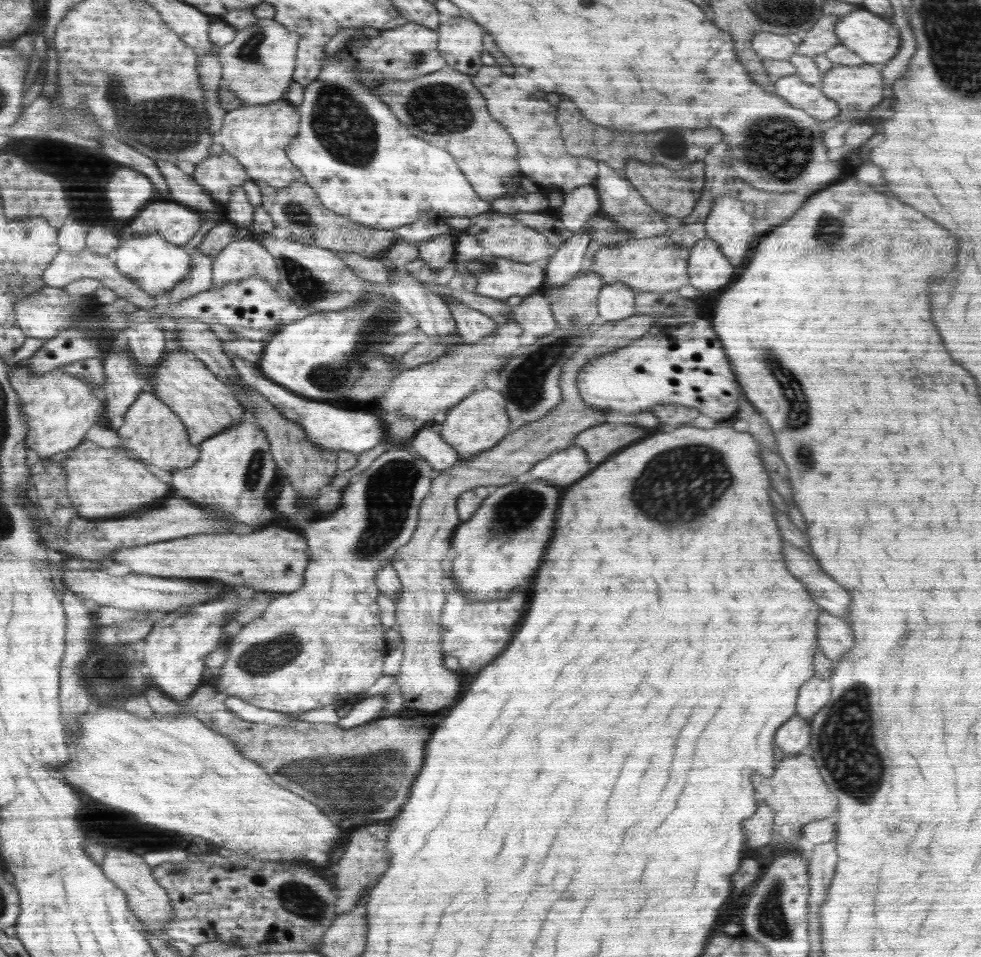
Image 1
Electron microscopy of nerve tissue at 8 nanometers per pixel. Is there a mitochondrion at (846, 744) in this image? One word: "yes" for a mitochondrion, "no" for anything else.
yes

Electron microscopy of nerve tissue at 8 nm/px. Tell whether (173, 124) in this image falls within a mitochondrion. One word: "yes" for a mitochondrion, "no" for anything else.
yes

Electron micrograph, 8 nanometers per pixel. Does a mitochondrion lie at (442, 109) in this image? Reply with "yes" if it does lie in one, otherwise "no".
yes

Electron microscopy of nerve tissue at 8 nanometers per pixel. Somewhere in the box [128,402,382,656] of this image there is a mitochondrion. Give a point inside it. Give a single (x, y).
(251, 479)

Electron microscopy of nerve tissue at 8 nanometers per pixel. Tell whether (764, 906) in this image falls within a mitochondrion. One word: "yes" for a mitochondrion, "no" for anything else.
yes

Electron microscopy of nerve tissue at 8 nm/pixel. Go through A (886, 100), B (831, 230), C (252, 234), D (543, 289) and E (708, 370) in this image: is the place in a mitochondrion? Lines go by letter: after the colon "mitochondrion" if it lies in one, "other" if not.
A: other
B: mitochondrion
C: other
D: other
E: other

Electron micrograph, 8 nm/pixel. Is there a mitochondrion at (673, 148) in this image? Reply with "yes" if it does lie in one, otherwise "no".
yes

